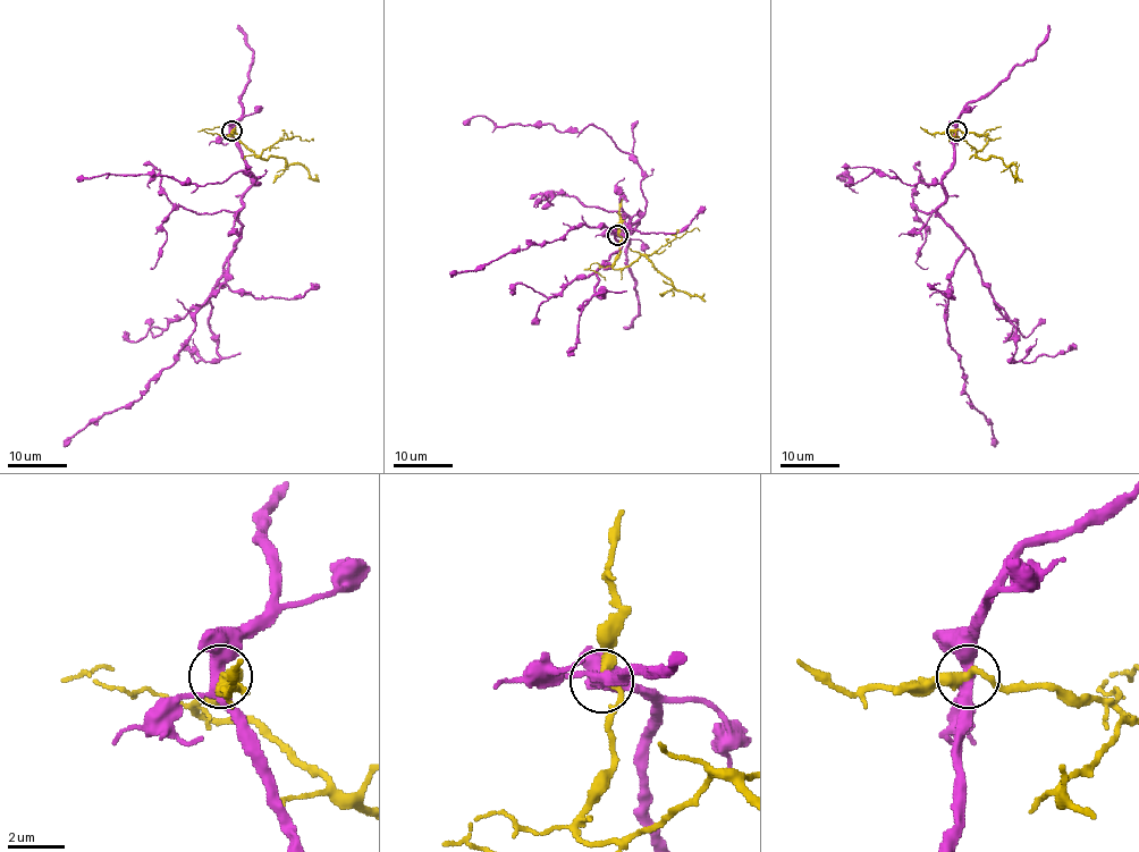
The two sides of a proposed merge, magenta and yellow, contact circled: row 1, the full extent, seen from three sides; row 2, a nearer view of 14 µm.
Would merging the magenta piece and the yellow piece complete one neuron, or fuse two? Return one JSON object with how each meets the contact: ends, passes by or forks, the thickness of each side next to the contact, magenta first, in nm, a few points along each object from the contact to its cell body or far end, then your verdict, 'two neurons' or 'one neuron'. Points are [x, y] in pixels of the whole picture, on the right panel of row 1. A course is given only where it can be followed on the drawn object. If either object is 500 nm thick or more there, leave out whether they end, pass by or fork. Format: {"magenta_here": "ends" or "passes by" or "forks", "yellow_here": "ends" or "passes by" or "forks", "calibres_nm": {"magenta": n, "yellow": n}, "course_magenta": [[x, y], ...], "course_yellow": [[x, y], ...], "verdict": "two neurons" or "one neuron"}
{"magenta_here": "forks", "yellow_here": "passes by", "calibres_nm": {"magenta": 360, "yellow": 300}, "course_magenta": [[955, 131], [954, 162], [938, 209], [964, 250], [950, 283], [946, 332], [964, 394], [992, 424], [995, 446]], "course_yellow": [[955, 131], [990, 138], [977, 154], [986, 159], [997, 157], [1006, 165], [1012, 163], [1021, 182]], "verdict": "one neuron"}

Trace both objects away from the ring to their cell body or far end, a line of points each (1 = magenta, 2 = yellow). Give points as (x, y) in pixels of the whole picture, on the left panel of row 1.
1: (231, 131), (251, 187), (224, 283), (143, 394), (93, 419), (62, 446)
2: (231, 131), (228, 138), (242, 141), (266, 159), (280, 157), (287, 165), (300, 163), (320, 182)

